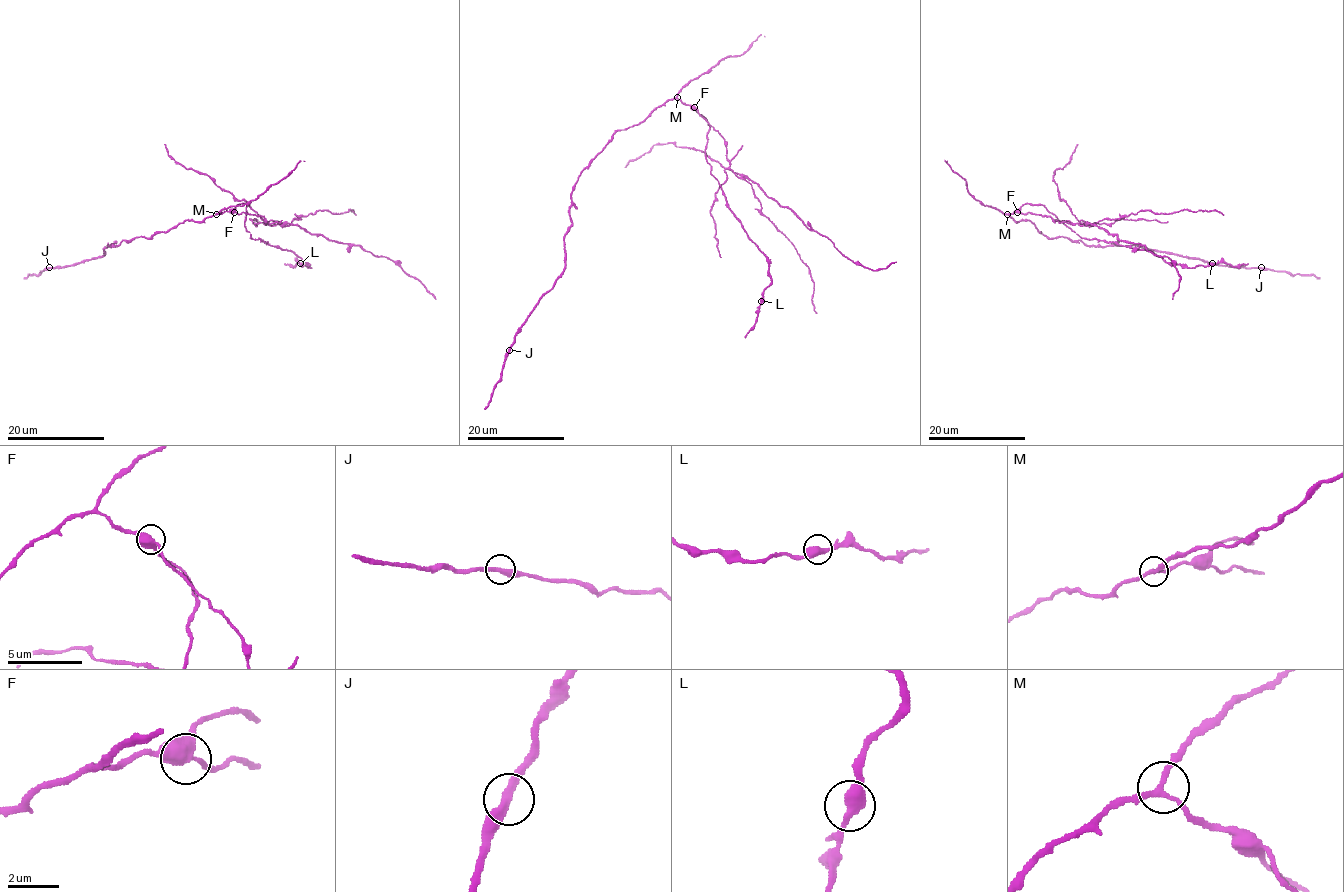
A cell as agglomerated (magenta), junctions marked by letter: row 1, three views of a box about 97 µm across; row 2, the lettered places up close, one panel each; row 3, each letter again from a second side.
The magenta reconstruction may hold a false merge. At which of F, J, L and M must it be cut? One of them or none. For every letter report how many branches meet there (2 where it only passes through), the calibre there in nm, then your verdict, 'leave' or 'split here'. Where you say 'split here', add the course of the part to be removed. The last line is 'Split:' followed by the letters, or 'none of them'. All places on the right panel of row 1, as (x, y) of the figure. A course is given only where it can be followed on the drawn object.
F: branches 3; calibre 440 nm; split here; course (1017, 212), (1102, 227), (1120, 240), (1137, 243), (1148, 251), (1167, 256), (1180, 276), (1179, 289), (1172, 299)
J: branches 2; calibre 360 nm; leave
L: branches 2; calibre 460 nm; leave
M: branches 3; calibre 200 nm; leave
Split: F

